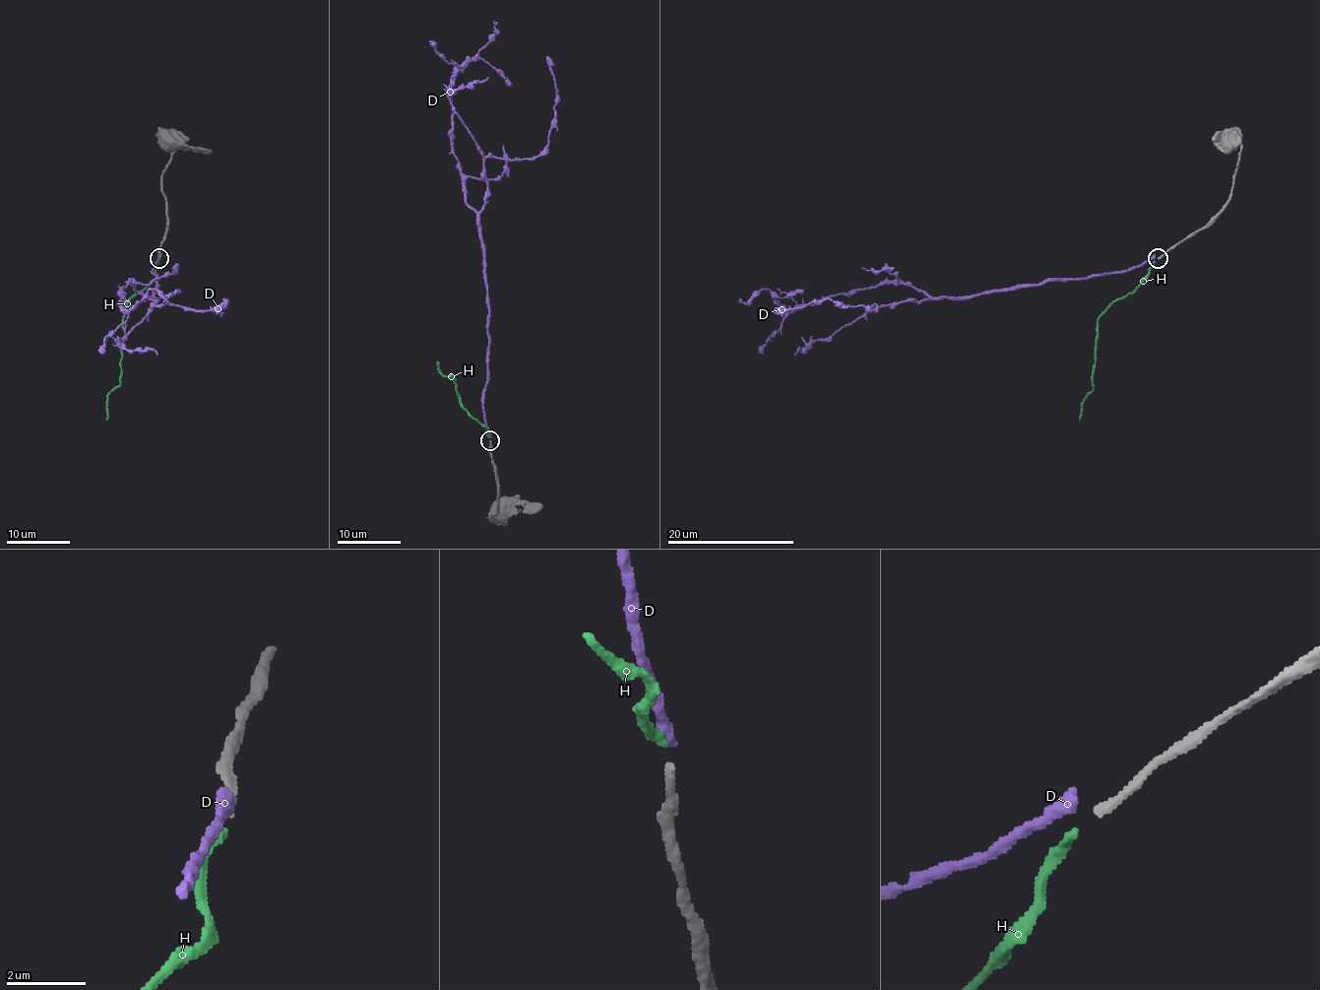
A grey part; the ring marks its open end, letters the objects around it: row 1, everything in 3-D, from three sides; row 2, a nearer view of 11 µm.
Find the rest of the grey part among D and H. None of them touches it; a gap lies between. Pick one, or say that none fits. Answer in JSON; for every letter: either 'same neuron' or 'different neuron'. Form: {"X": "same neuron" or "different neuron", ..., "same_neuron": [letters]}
{"D": "different neuron", "H": "same neuron", "same_neuron": ["H"]}

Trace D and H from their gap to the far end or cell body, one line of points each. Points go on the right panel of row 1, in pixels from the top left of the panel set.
D: (1155, 258), (1123, 271), (956, 297), (880, 284), (792, 310), (769, 290), (738, 300)
H: (1155, 261), (1131, 293), (1098, 320), (1095, 387), (1087, 396), (1079, 420)

